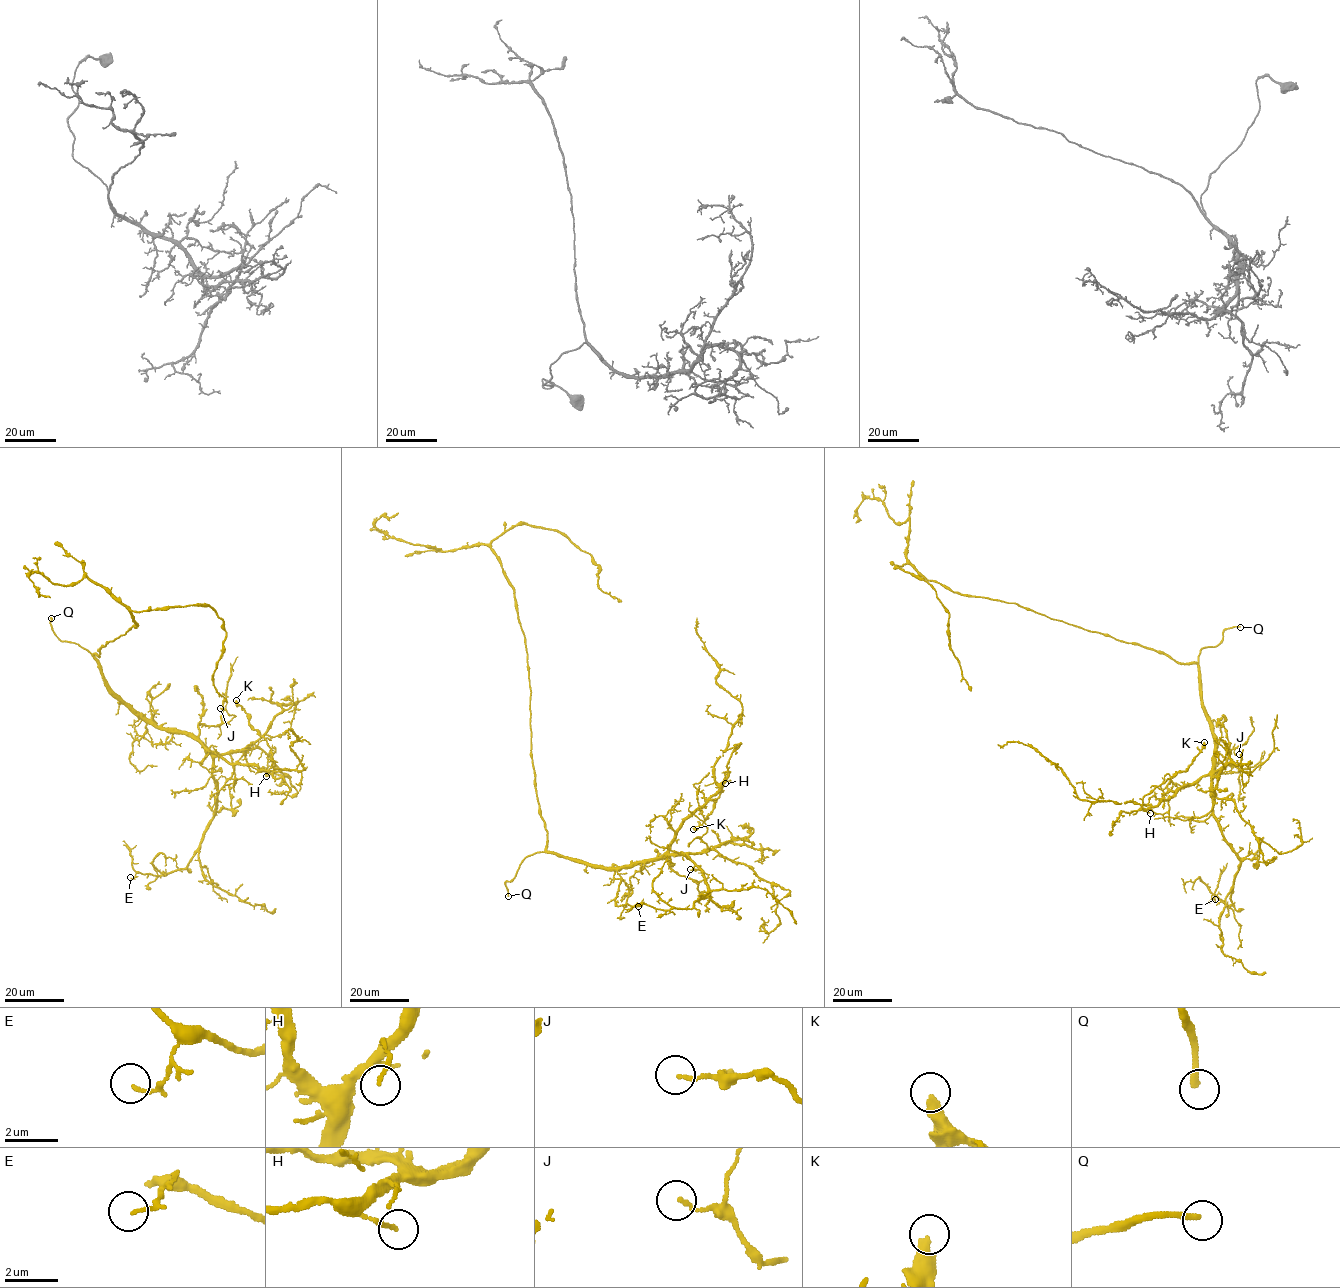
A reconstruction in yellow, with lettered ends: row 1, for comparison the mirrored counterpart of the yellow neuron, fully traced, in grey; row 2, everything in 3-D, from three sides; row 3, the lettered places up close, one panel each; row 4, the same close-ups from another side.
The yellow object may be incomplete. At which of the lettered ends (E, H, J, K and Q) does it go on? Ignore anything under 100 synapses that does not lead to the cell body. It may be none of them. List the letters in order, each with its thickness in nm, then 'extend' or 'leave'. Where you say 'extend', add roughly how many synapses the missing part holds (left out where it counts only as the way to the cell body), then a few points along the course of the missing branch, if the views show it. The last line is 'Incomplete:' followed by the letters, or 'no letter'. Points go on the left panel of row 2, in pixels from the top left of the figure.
E: 80 nm | leave
H: 130 nm | leave
J: 130 nm | leave
K: 380 nm | leave
Q: 260 nm | extend | (51, 618), (40, 613), (32, 602), (27, 585), (29, 579), (49, 561), (54, 547), (55, 528), (47, 518)
Incomplete: Q

